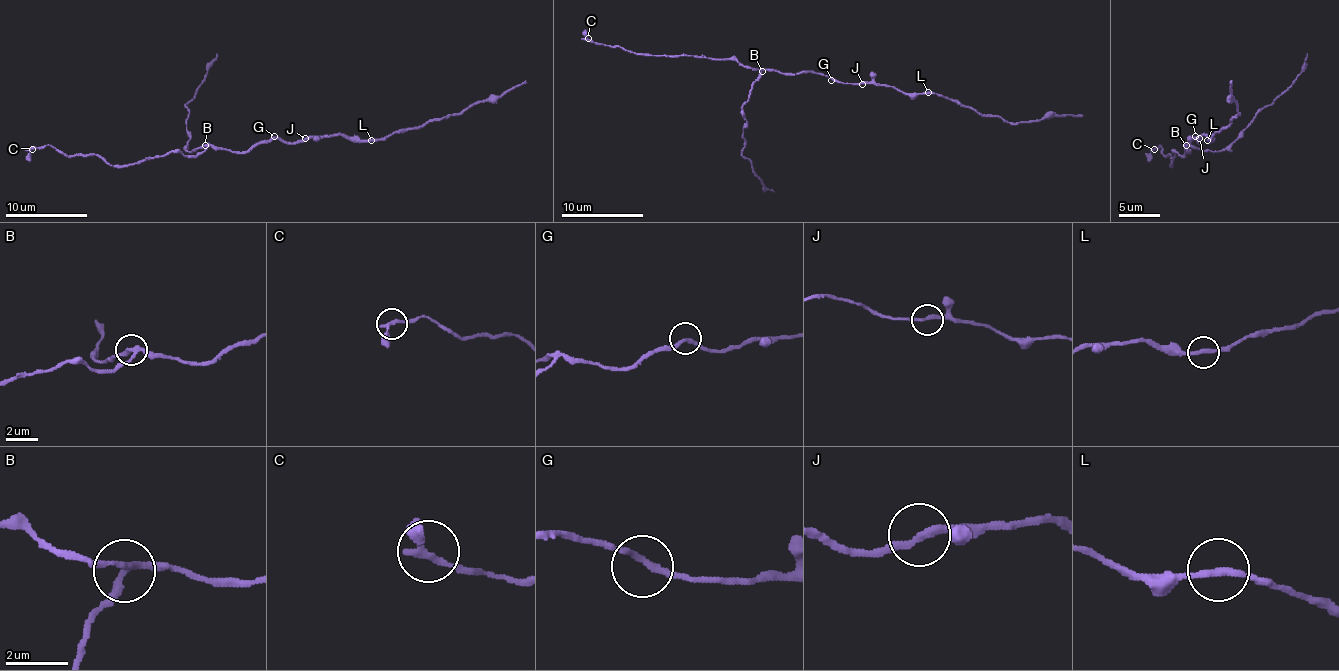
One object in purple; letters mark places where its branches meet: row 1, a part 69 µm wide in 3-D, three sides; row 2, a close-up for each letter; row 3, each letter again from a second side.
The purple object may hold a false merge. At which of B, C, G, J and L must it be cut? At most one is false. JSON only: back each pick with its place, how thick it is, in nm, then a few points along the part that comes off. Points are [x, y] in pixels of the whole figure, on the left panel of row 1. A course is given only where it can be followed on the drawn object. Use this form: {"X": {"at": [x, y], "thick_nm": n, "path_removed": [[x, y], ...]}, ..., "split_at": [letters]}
{"B": {"at": [205, 145], "thick_nm": 220, "path_removed": [[204, 144], [194, 151], [186, 149], [190, 134], [186, 128], [186, 105], [217, 54]]}, "split_at": ["B"]}

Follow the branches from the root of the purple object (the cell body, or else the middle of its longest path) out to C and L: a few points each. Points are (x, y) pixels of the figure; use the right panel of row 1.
C: (1193, 138), (1170, 165), (1170, 155), (1160, 144), (1154, 149)
L: (1193, 138), (1199, 142), (1203, 134), (1207, 140)

